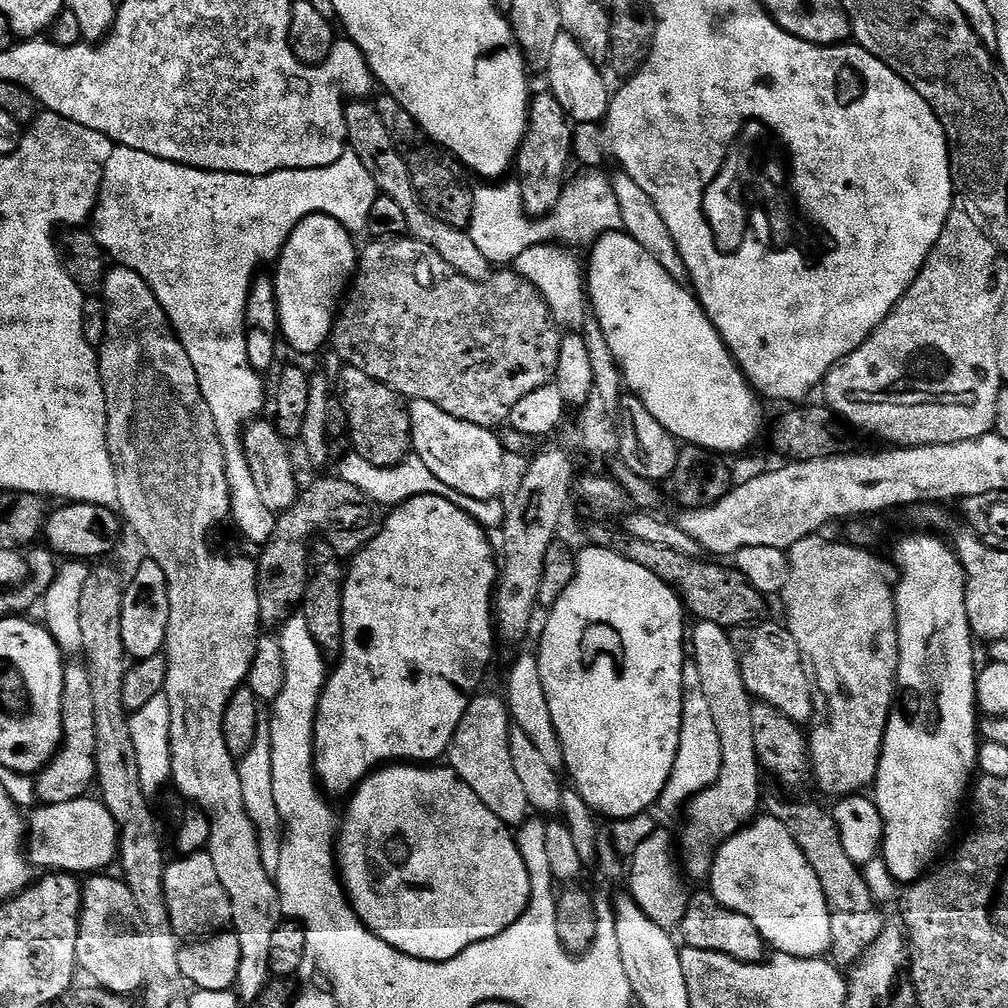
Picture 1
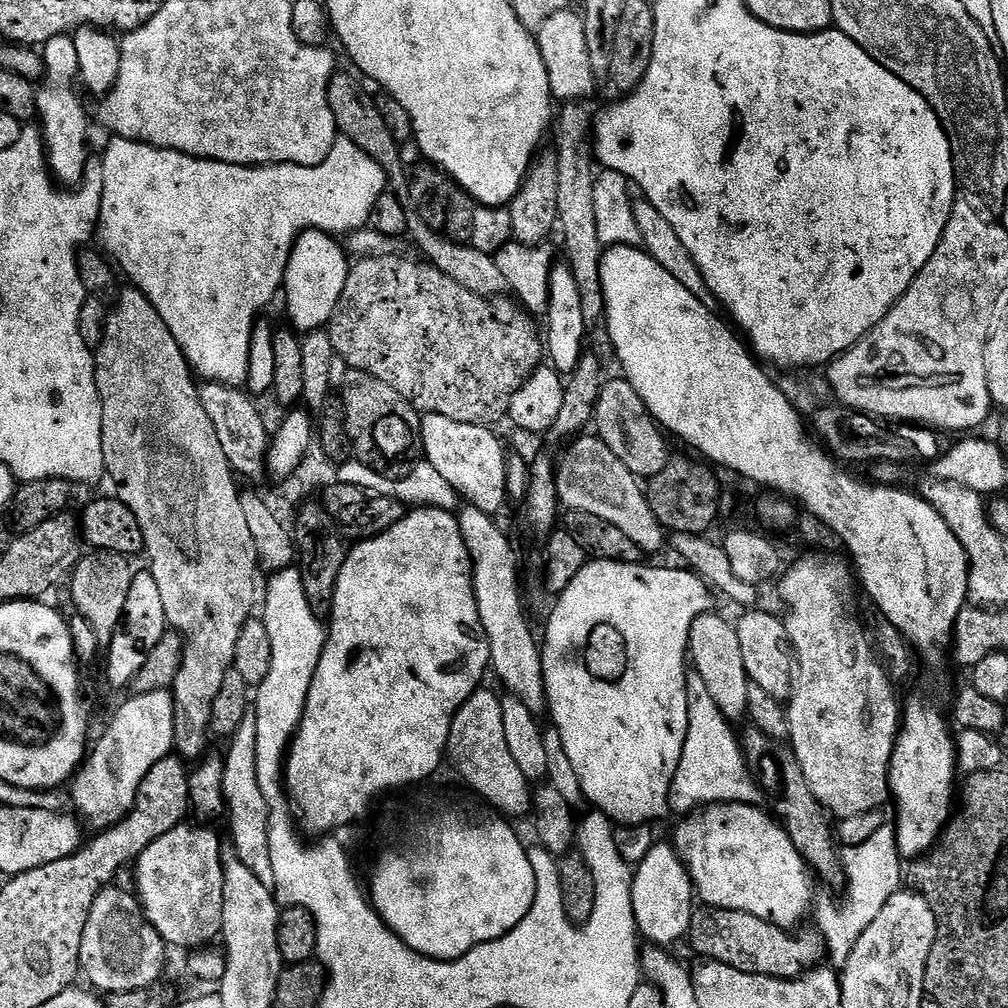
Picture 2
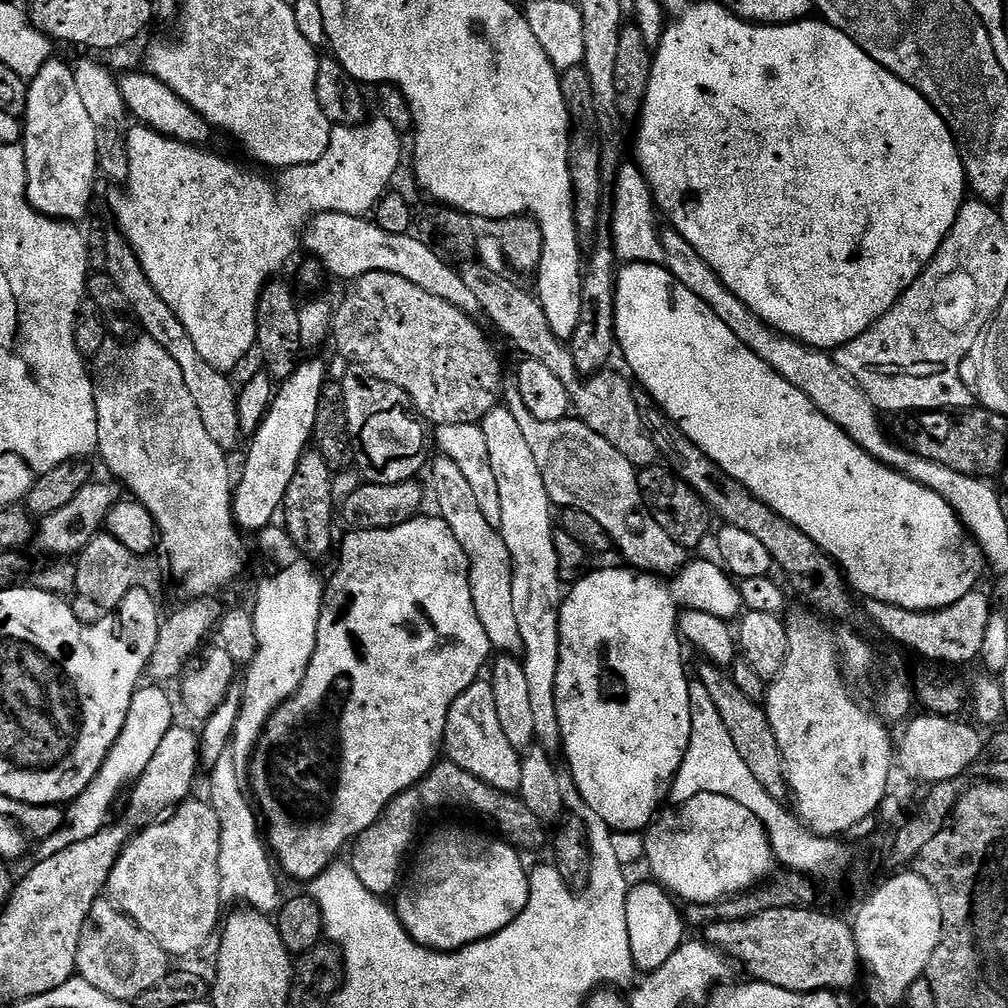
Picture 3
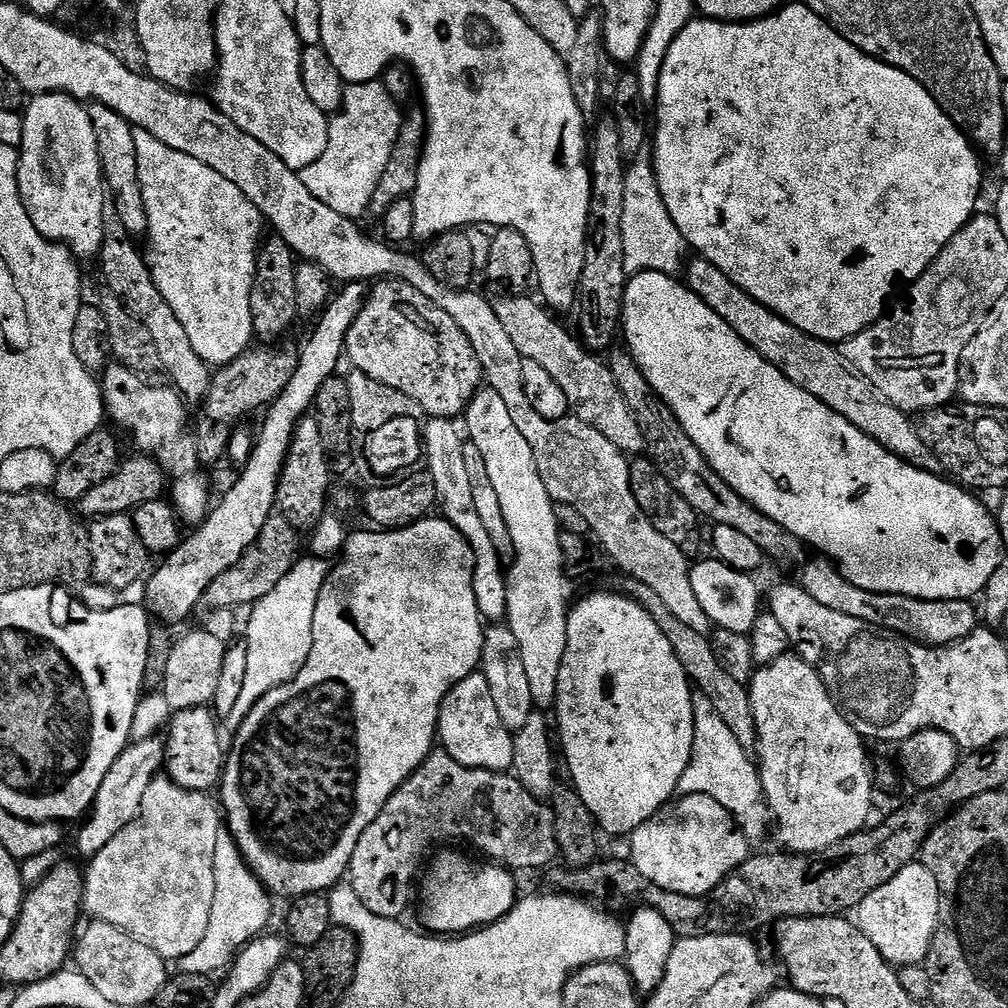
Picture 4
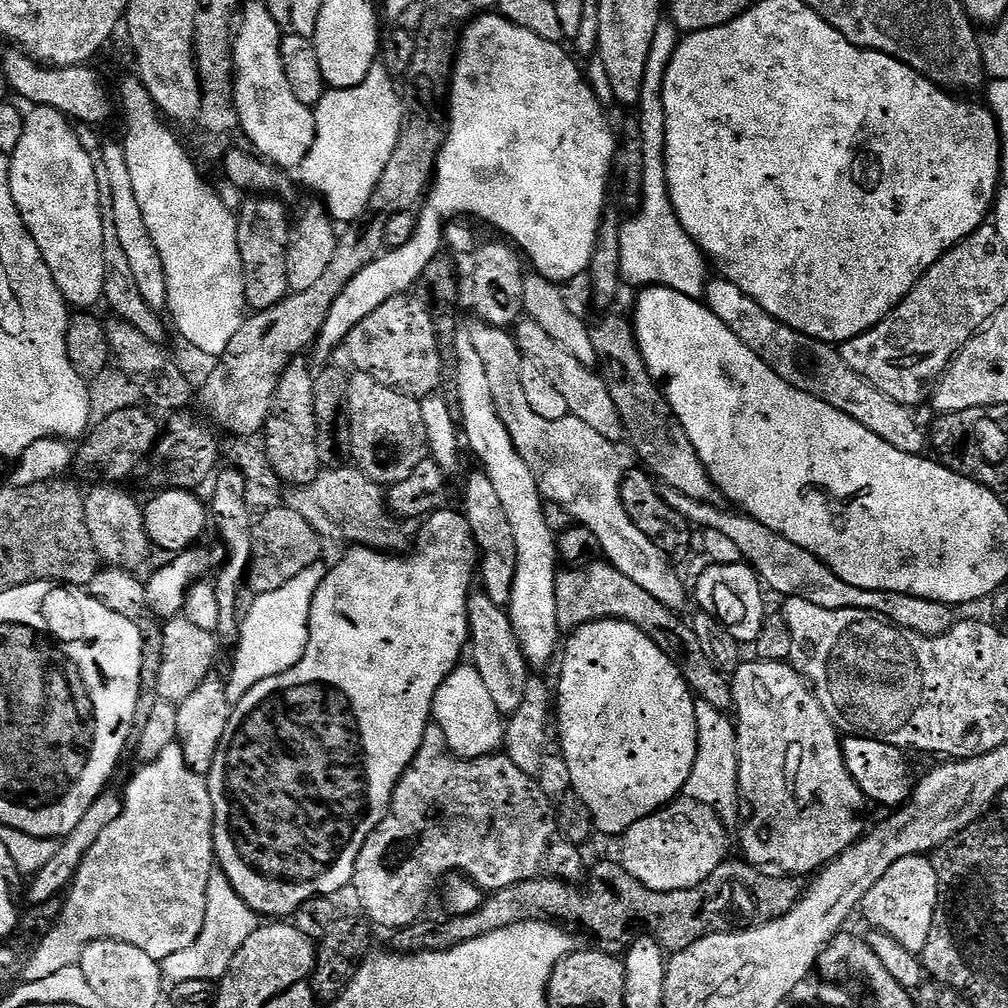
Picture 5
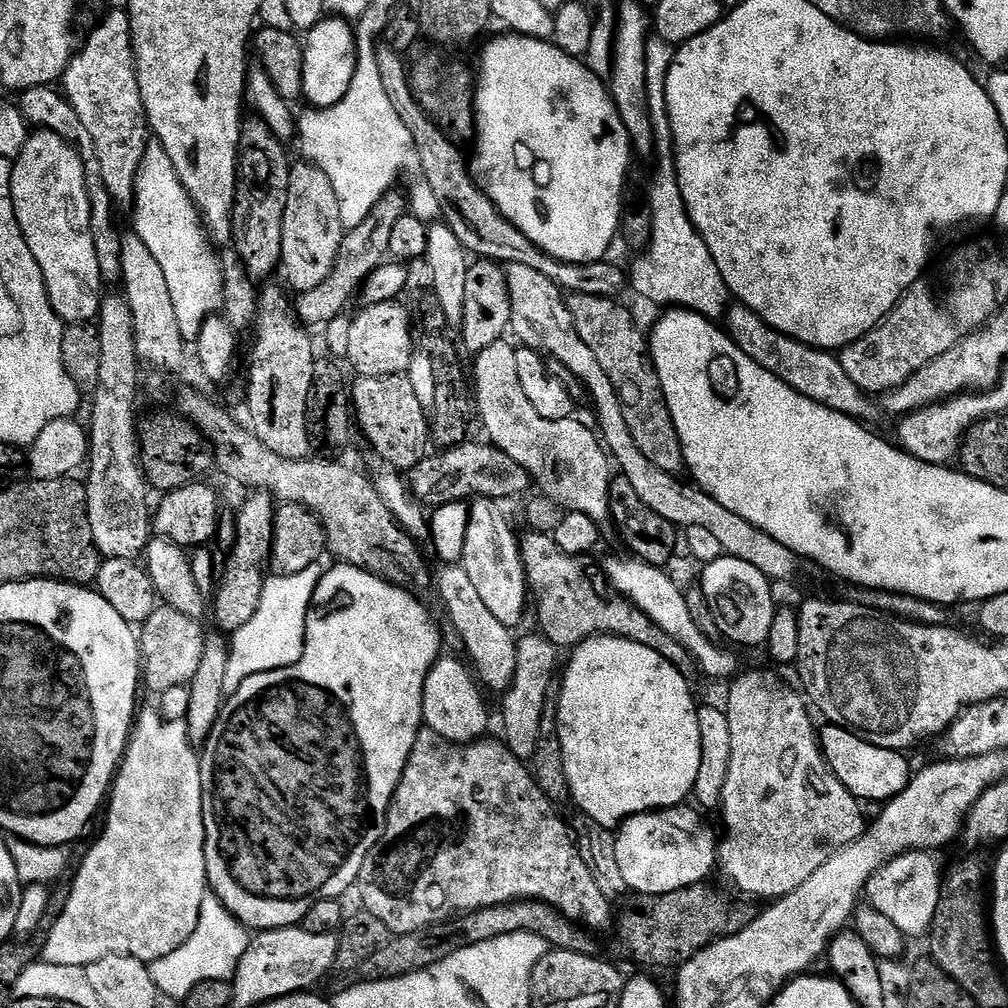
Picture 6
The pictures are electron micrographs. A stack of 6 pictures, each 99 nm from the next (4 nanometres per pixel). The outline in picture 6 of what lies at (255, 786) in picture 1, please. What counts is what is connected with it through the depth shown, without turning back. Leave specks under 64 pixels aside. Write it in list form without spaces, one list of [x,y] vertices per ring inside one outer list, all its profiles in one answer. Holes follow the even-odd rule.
[[[211,890],[205,892],[202,898],[202,910],[198,914],[198,924],[194,934],[174,954],[166,954],[166,958],[153,960],[148,964],[150,978],[154,982],[157,993],[161,997],[183,1002],[186,994],[198,986],[198,982],[210,982],[211,980],[231,981],[236,975],[236,967],[246,954],[250,943],[249,929],[236,920],[222,902]]]

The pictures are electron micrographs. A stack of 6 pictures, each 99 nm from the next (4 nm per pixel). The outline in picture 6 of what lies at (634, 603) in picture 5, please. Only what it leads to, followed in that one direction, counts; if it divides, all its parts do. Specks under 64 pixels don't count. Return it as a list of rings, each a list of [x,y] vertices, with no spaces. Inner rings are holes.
[[[531,530],[525,533],[520,536],[520,554],[528,579],[530,600],[534,608],[536,604],[539,631],[557,649],[575,649],[576,645],[592,636],[617,636],[650,646],[650,650],[662,654],[662,658],[669,660],[685,678],[697,671],[692,655],[678,641],[670,638],[670,634],[666,634],[647,614],[638,610],[634,602],[609,585],[599,563],[580,568],[581,561],[563,552],[555,535]]]

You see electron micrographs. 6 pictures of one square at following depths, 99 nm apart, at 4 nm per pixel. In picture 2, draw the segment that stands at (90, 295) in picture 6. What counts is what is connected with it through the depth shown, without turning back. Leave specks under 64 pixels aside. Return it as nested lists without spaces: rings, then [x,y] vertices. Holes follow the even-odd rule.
[[[72,36],[50,38],[50,42],[42,46],[42,59],[44,74],[36,94],[36,111],[44,137],[48,167],[61,185],[76,186],[84,178],[84,168],[88,165],[90,153],[88,153],[88,112],[84,109],[79,94],[76,93],[80,67],[78,50],[74,46]]]

